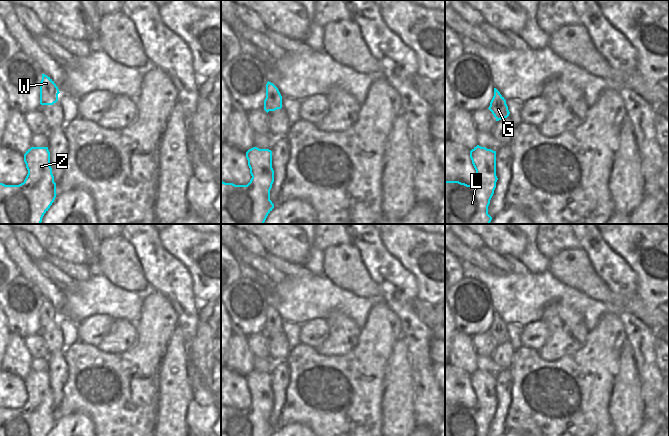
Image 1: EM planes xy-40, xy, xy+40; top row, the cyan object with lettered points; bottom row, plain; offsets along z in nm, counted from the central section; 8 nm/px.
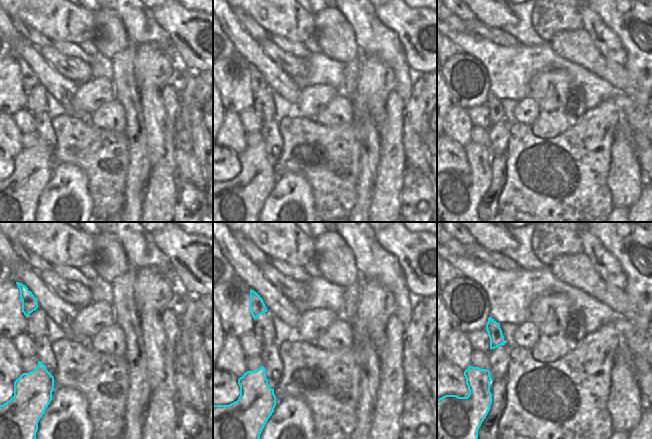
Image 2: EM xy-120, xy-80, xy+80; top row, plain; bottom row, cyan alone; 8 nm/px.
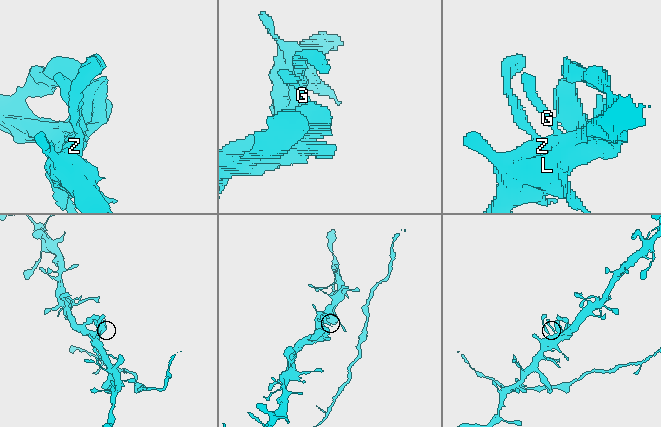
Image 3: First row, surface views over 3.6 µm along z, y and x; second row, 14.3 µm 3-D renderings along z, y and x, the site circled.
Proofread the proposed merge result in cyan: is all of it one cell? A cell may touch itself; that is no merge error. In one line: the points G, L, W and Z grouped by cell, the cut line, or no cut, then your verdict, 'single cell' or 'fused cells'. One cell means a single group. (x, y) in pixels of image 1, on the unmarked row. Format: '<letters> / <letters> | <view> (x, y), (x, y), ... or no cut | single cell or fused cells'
G L W Z | no cut | single cell

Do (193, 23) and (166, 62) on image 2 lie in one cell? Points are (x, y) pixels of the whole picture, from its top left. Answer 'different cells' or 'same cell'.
different cells

